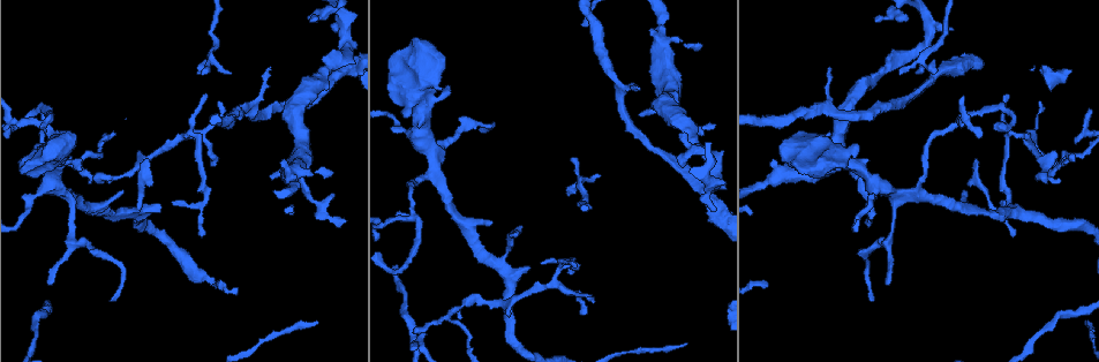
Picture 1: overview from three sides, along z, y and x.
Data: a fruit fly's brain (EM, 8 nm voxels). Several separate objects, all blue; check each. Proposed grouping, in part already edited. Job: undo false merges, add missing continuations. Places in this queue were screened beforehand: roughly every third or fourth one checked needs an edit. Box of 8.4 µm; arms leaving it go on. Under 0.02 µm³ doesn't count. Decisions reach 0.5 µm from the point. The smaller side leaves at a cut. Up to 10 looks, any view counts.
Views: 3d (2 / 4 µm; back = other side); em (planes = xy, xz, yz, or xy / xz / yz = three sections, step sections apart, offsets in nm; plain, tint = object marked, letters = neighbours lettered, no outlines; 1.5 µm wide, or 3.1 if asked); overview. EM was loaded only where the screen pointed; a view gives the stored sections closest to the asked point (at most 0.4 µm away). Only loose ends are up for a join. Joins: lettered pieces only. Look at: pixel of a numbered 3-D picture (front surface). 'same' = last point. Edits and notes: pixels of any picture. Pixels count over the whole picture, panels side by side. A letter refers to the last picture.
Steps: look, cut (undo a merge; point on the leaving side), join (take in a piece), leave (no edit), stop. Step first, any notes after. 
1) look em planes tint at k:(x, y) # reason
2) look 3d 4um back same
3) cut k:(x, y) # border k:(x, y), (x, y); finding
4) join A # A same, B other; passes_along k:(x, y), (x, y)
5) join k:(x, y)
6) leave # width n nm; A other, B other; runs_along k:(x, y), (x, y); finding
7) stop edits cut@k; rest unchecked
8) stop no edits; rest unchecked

look em planes letters at 1:(1012, 231) # thin end

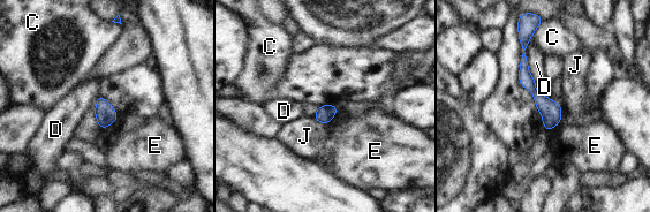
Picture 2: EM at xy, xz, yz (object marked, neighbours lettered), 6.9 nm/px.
leave # C other, D other, E other, J other; runs_along 2:(523, 55), (550, 126); none of them fits

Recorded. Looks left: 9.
look em planes letters at 1:(113, 175) # sharp bend

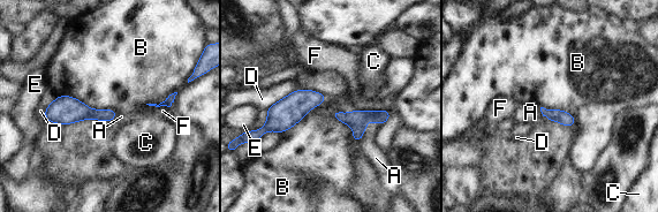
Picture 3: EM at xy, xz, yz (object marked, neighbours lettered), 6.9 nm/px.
leave # longest_contact B 440 nm; A other, B other, C other, D other, E other, F other; runs_along 3:(387, 113), (365, 116), (335, 114); one neuron here

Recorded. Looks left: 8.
look em planes letters at 1:(933, 77) # sudden change in width

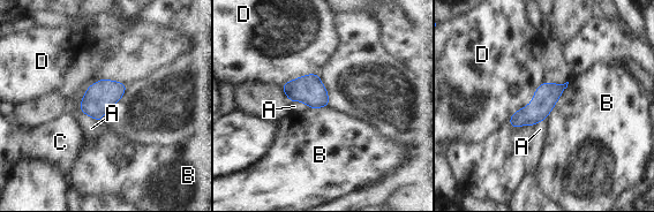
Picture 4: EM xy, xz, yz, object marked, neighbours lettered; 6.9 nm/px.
leave # A other, B other, C other, D other; border 4:(569, 82), (546, 118); one neuron here

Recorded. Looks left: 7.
look 3d 2um at 1:(581, 315)

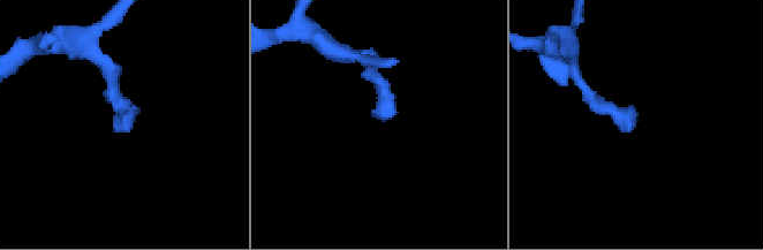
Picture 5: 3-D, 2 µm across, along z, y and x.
look em xy step 4 tint at 5:(631, 128) # shape alone is not enough

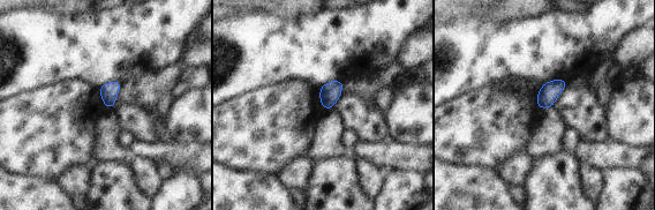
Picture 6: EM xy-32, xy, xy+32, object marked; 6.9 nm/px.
look em xy step 4 letters same

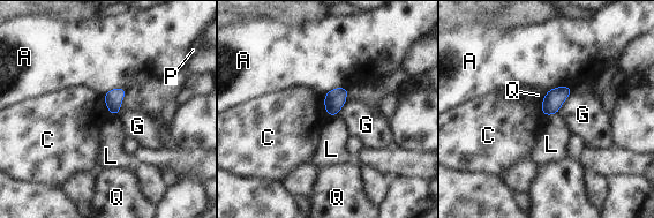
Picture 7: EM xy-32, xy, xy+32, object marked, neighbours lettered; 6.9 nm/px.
leave # width 120 nm; A other, C other, G other, L other, P other, Q other; border 7:(557, 112), (544, 115); no lettered piece goes on from it

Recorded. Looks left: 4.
stop no edits; rest unchecked

